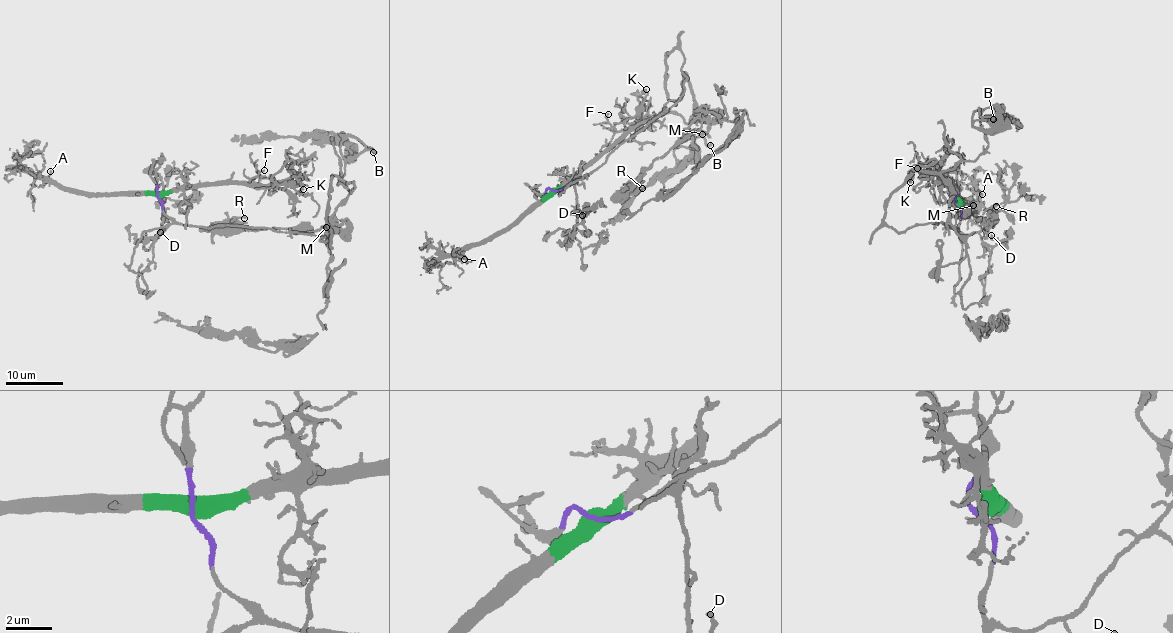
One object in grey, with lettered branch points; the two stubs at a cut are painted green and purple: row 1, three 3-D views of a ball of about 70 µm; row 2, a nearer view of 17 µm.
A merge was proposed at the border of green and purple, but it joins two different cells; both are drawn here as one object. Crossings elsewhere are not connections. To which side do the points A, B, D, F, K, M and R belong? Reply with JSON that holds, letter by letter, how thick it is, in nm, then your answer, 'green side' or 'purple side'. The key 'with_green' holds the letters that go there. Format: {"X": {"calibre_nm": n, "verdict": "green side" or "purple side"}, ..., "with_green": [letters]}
{"A": {"calibre_nm": 120, "verdict": "green side"}, "B": {"calibre_nm": 280, "verdict": "purple side"}, "D": {"calibre_nm": 100, "verdict": "purple side"}, "F": {"calibre_nm": 130, "verdict": "green side"}, "K": {"calibre_nm": 180, "verdict": "green side"}, "M": {"calibre_nm": 140, "verdict": "purple side"}, "R": {"calibre_nm": 130, "verdict": "purple side"}, "with_green": ["A", "F", "K"]}

